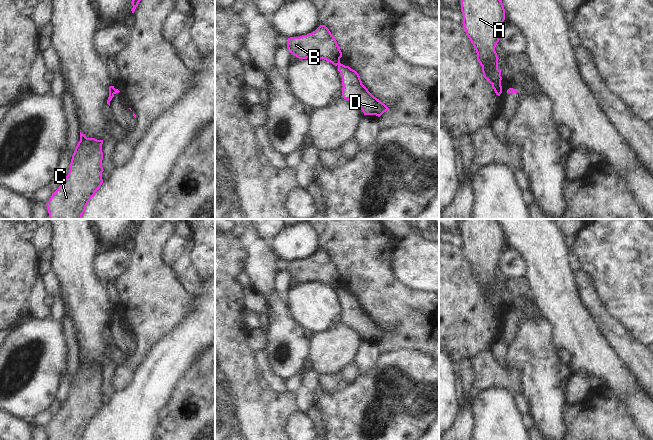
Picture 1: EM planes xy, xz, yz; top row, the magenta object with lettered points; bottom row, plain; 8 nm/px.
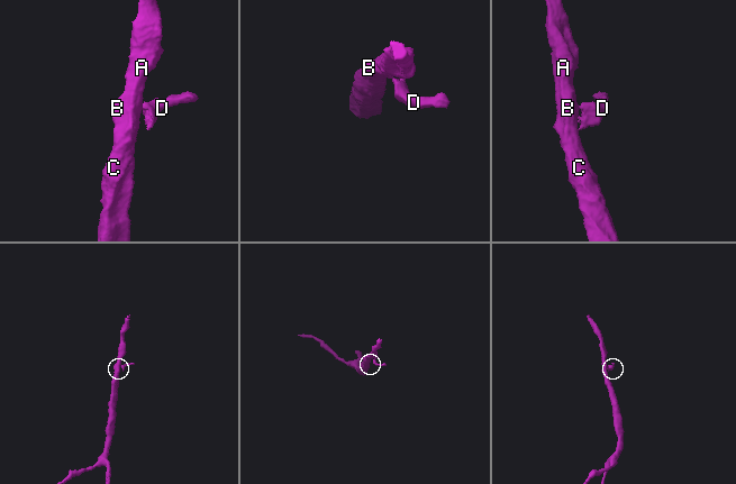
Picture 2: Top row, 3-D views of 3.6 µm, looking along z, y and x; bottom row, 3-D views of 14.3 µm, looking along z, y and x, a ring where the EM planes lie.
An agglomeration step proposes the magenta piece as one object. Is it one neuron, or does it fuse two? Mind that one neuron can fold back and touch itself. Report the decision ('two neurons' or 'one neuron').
two neurons

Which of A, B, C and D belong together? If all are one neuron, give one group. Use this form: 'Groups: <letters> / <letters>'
Groups: A B C / D.

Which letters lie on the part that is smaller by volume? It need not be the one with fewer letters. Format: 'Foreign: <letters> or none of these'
Foreign: D

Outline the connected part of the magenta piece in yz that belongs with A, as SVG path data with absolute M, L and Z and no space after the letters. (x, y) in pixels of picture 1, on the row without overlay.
M461 219L461 236L462 248L476 274L483 300L500 320L502 301L495 271L505 244L503 227L497 219Z

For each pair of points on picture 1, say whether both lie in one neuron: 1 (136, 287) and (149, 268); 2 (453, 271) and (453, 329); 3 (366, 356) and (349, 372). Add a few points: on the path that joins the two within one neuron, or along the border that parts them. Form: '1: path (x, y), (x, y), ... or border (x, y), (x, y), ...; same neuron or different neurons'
1: path (141, 282), (148, 273); same neuron
2: path (453, 285), (453, 315); same neuron
3: border (355, 361), (363, 373); different neurons

